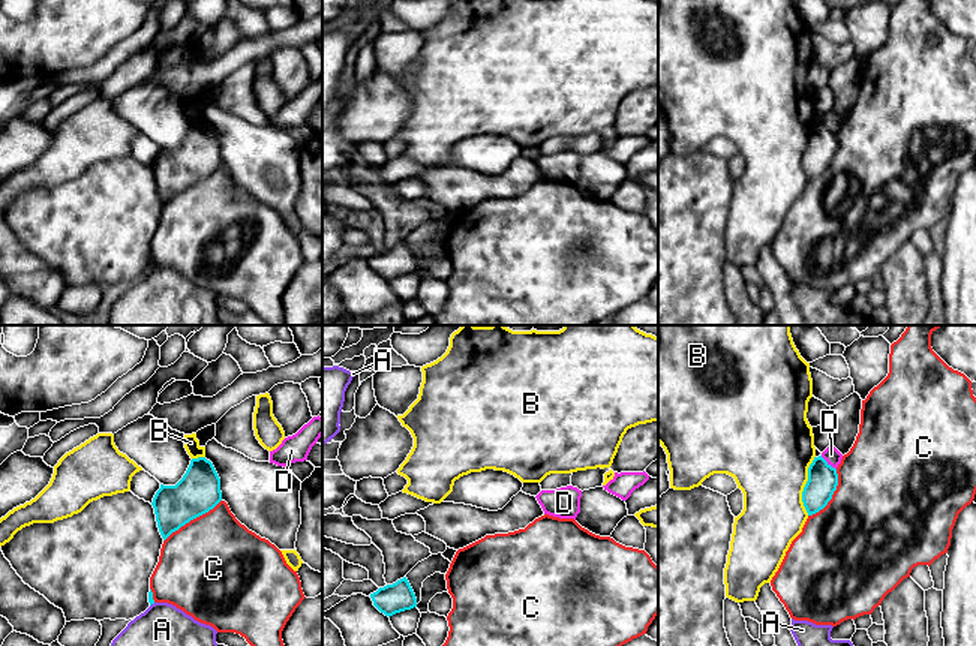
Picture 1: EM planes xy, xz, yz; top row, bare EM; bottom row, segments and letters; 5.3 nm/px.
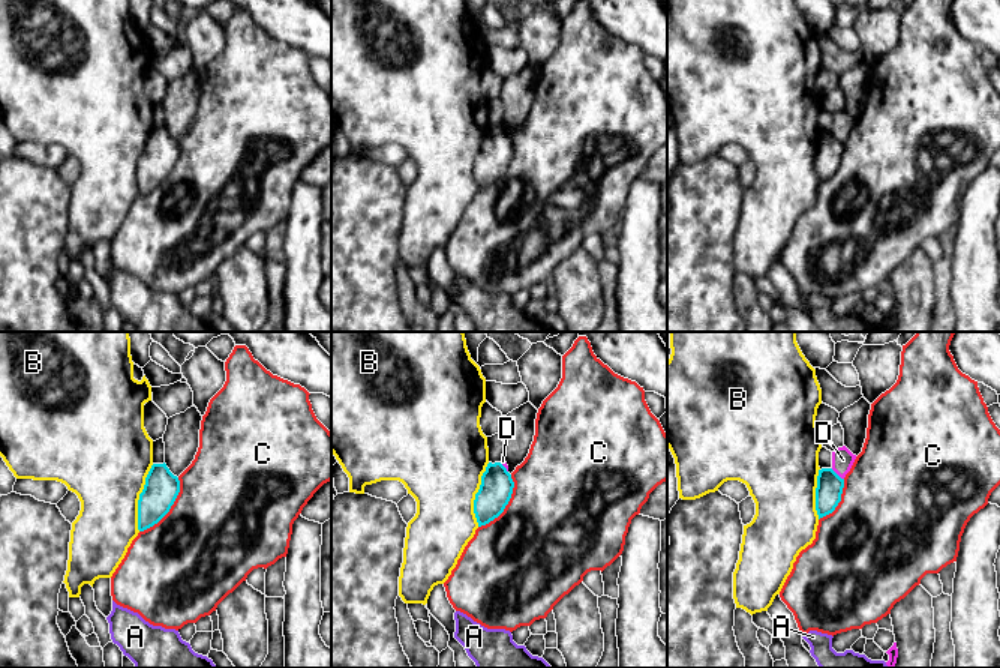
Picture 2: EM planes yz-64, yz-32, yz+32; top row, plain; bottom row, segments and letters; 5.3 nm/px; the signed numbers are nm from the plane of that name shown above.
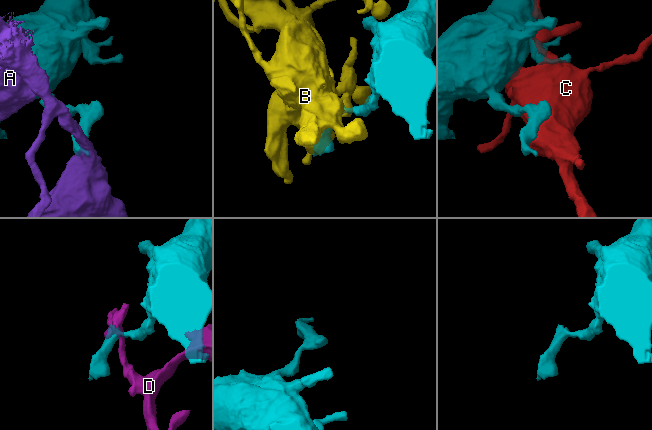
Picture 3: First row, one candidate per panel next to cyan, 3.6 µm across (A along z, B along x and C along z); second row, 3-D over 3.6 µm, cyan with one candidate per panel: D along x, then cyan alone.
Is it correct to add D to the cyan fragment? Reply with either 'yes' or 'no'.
no

